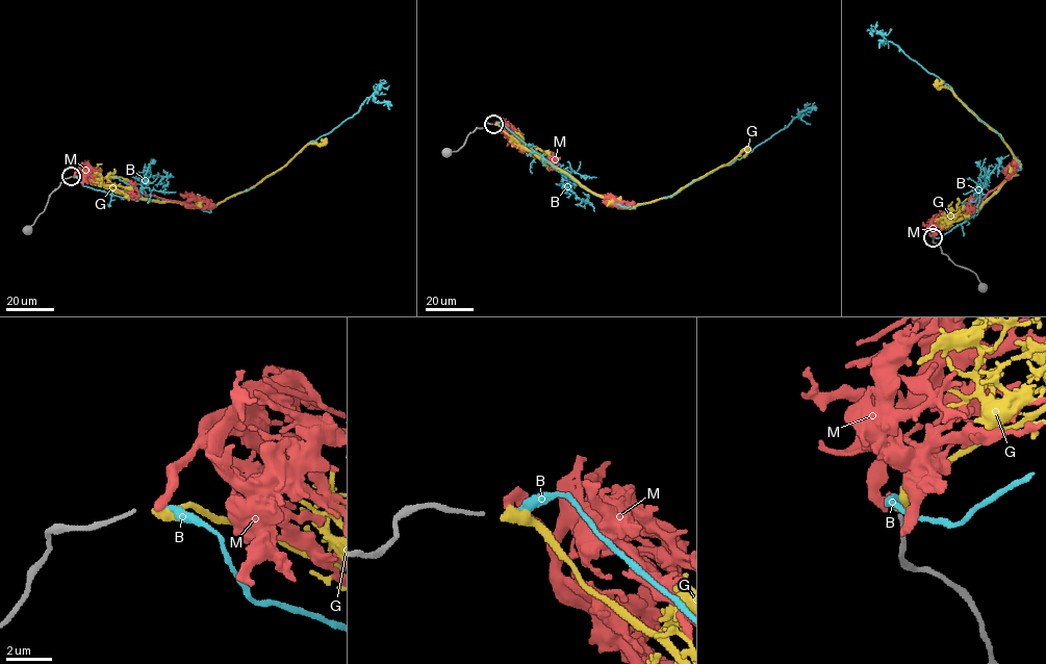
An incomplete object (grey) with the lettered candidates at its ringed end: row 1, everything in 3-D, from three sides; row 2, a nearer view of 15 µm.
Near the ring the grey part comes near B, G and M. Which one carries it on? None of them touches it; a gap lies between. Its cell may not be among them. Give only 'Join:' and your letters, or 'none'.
Join: B

